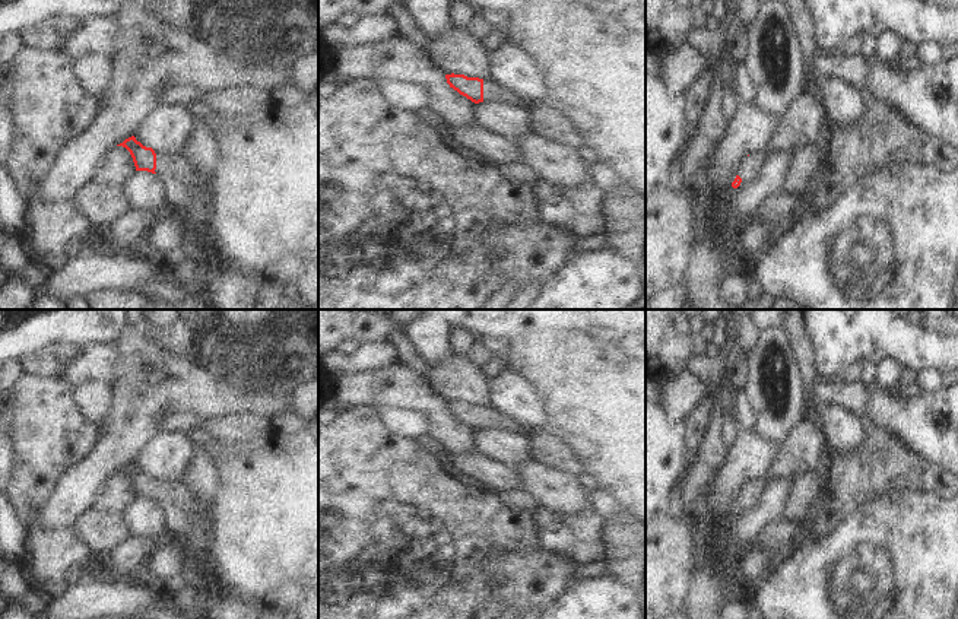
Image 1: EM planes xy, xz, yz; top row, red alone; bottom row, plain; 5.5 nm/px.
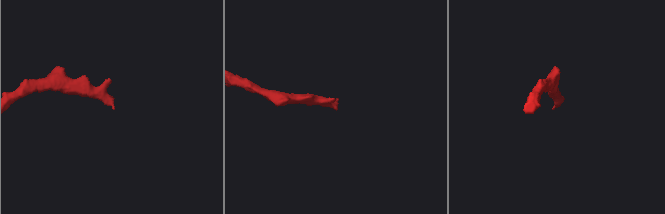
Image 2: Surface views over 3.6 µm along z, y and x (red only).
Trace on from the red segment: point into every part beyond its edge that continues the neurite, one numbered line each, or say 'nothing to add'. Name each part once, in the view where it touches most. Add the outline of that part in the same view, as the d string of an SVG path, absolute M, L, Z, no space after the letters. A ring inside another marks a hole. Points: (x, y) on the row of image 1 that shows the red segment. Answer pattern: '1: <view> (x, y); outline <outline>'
1: xy (177, 178); outline M156 153L156 177L162 185L169 212L188 204L190 197L199 193L196 175L188 162L175 153Z

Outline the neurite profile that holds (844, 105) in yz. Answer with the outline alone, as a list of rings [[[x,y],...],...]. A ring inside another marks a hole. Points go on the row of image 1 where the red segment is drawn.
[[[837,77],[811,80],[819,95],[828,115],[828,124],[834,128],[862,123],[865,101],[862,91]]]

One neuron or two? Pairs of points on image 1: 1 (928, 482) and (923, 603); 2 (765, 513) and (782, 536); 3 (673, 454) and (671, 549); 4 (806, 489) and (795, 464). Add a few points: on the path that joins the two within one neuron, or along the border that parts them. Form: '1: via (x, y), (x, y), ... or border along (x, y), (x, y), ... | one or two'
1: border along (893, 492), (932, 492), (942, 500) | two
2: border along (780, 517), (771, 521), (754, 543) | two
3: border along (660, 545), (685, 545), (694, 565) | two
4: border along (814, 470), (805, 470), (792, 482) | two

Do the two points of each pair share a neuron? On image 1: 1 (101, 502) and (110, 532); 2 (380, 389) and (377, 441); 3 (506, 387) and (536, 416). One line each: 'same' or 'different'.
1: different
2: different
3: same

